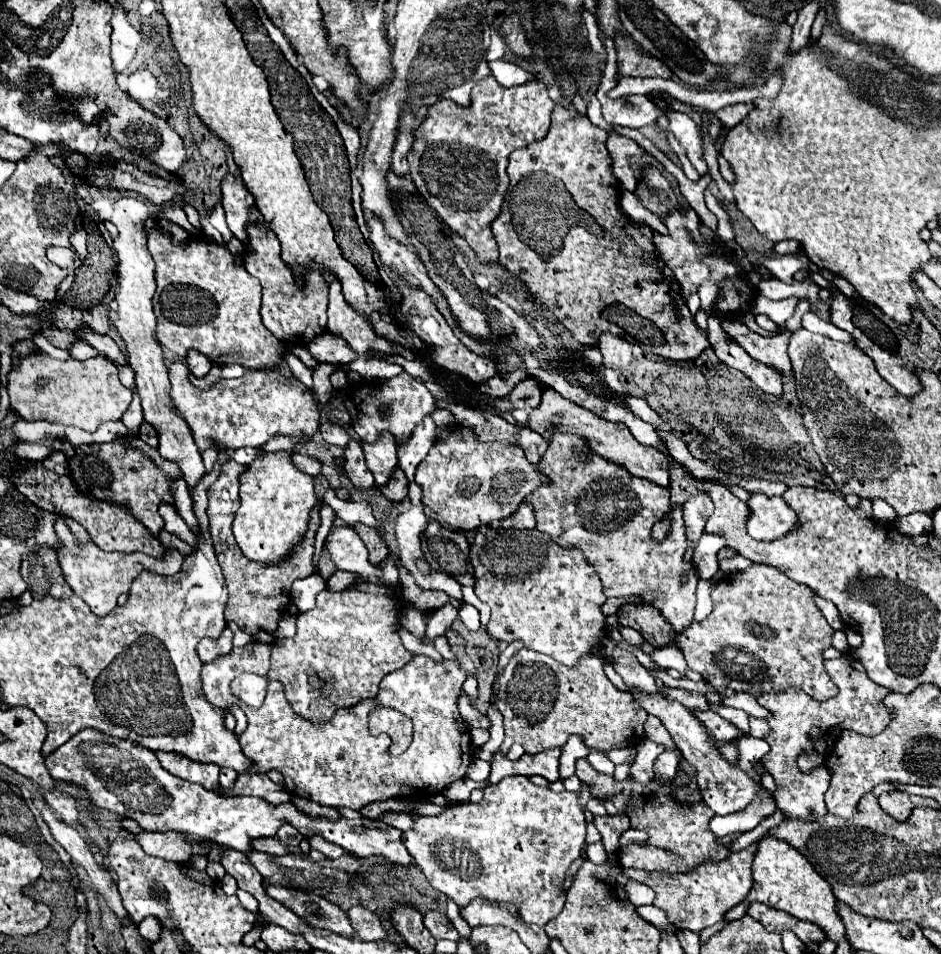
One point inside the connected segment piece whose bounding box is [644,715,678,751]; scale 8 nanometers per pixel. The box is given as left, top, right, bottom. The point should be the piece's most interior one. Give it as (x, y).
(655, 731)

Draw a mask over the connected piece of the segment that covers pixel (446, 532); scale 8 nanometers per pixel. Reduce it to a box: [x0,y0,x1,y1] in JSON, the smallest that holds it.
[422,519,468,575]

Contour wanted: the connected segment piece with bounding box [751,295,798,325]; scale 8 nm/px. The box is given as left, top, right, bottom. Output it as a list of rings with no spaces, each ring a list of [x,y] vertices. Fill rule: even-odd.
[[[759,295],[752,305],[751,312],[756,316],[757,314],[768,315],[776,325],[784,325],[788,321],[788,317],[794,313],[798,299],[790,297],[784,301],[767,301],[767,298]]]

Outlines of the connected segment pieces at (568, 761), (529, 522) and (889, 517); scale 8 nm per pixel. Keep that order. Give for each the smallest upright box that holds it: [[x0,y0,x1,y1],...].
[[558,735,590,779],[500,501,536,529],[872,501,898,523]]

